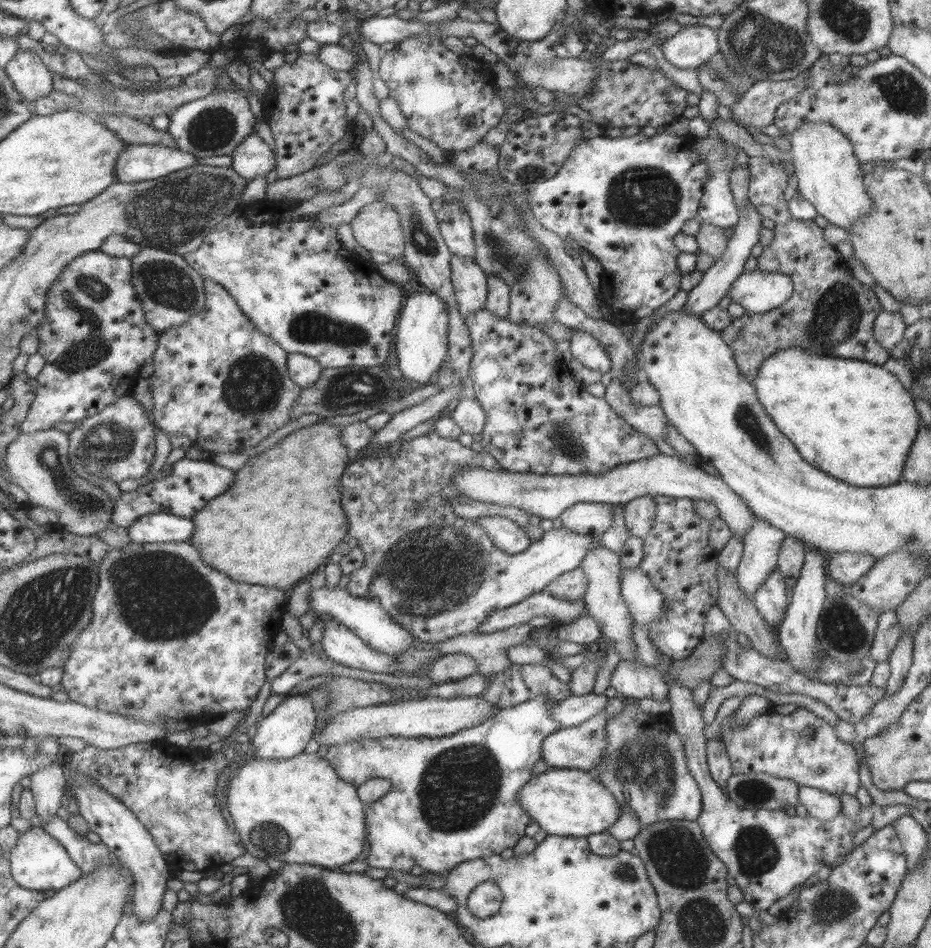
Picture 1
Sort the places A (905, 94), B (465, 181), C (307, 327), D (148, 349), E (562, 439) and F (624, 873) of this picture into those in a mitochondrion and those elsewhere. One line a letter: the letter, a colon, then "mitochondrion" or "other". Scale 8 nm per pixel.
A: mitochondrion
B: other
C: mitochondrion
D: other
E: mitochondrion
F: mitochondrion

